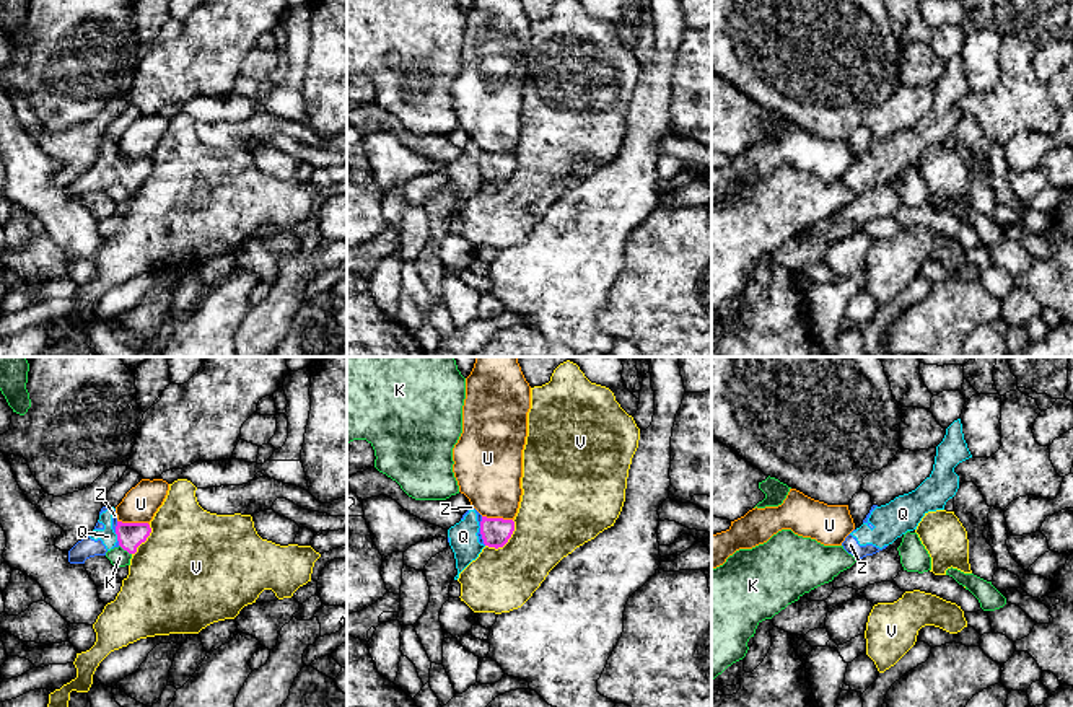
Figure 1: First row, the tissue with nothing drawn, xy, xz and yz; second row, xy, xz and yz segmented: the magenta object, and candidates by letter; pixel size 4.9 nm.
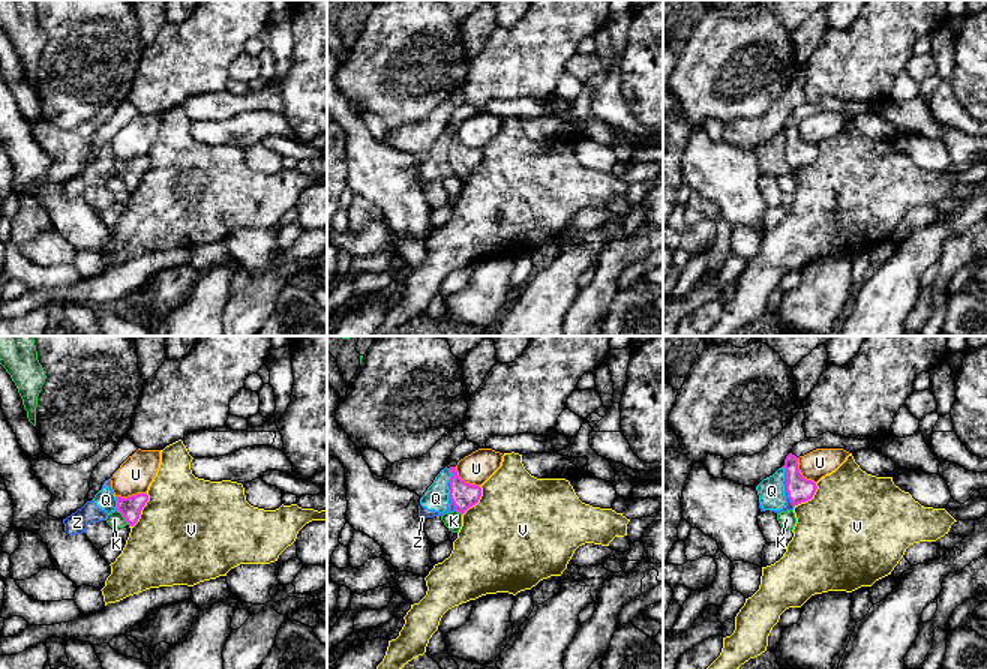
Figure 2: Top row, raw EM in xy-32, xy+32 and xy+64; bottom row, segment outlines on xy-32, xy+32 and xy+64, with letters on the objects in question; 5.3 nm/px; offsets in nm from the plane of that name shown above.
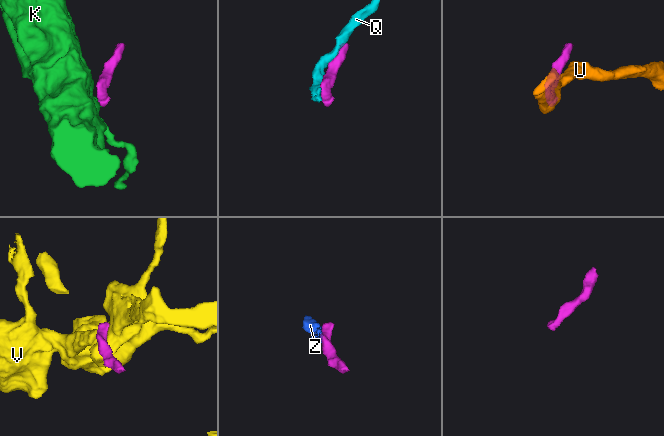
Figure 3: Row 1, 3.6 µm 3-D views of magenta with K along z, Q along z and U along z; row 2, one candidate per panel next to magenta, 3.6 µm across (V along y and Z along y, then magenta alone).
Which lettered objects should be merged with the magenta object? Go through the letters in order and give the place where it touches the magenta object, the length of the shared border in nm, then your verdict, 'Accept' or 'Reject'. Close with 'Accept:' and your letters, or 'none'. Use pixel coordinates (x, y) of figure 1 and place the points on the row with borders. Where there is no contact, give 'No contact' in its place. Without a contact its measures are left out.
K: Touches magenta at xy (126, 549). Shared border 80 nm. Reject
Q: Touches magenta at xy (118, 536). Shared border 40 nm. Reject
U: Touches magenta at xy (134, 523). Shared border 160 nm. Reject
V: Touches magenta at xz (507, 541). Shared border 200 nm. Reject
Z: Touches magenta at xz (482, 536). Shared border 90 nm. Reject
Accept: none

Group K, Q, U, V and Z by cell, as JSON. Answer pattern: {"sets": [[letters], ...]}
{"sets": [["K"], ["Q", "Z"], ["U"], ["V"]]}

